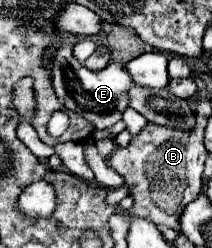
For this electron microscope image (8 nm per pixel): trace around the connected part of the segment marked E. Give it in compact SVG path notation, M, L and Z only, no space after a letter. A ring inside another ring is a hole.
M63 41L53 61L53 85L57 99L63 103L63 107L83 115L89 123L95 125L95 129L107 129L121 121L123 111L129 107L127 91L131 89L133 79L127 73L125 65L119 61L111 61L101 71L89 71L73 57L73 45Z

